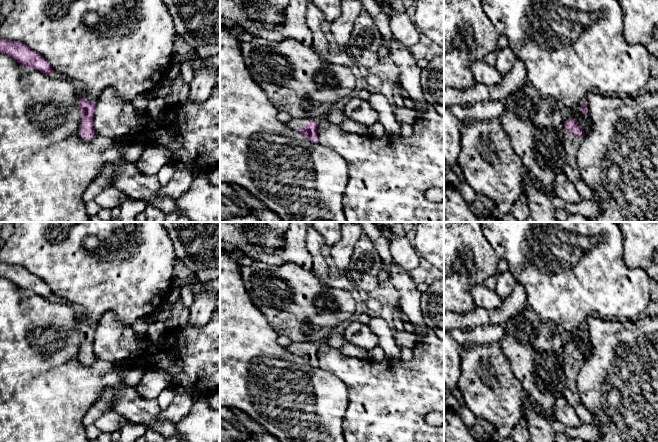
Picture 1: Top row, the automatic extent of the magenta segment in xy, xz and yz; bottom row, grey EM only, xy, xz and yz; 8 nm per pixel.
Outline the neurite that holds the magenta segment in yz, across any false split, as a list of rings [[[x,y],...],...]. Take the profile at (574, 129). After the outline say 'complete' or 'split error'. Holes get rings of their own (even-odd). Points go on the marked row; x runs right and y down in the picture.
[[[568,116],[564,119],[563,145],[566,152],[566,156],[564,157],[566,163],[561,167],[561,171],[563,171],[574,183],[580,179],[580,173],[577,169],[577,151],[585,135],[586,134],[573,117]]]; split error

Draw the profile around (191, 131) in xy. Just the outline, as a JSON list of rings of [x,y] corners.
[[[220,86],[215,87],[209,98],[201,103],[193,102],[189,98],[183,103],[169,100],[158,117],[137,112],[131,102],[121,99],[112,87],[108,87],[95,102],[93,128],[100,137],[124,140],[130,144],[138,143],[143,147],[165,146],[171,152],[170,161],[176,165],[176,169],[191,169],[197,175],[206,166],[212,165],[213,169],[220,167]]]

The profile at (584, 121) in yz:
[[[581,104],[571,109],[571,112],[569,113],[569,117],[574,118],[574,120],[578,123],[578,125],[586,135],[591,132],[593,124],[590,118],[589,111],[587,111],[587,113],[584,114],[581,108]]]

